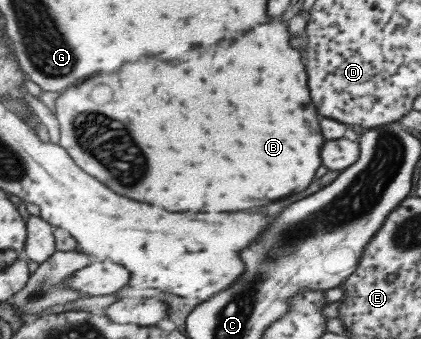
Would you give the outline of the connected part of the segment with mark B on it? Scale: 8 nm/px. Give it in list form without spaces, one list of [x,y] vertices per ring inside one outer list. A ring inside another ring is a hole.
[[[269,20],[269,23],[257,26],[253,36],[241,36],[237,44],[201,44],[201,48],[189,48],[189,52],[181,52],[181,56],[153,56],[149,52],[145,58],[125,64],[121,72],[93,74],[87,80],[83,80],[77,88],[69,88],[69,92],[59,96],[57,100],[55,112],[61,124],[59,144],[69,152],[69,156],[79,168],[100,180],[113,192],[139,200],[139,202],[163,204],[169,212],[193,212],[193,216],[199,216],[199,214],[209,214],[217,210],[223,212],[223,210],[263,208],[269,202],[275,202],[289,194],[303,192],[314,181],[315,172],[321,166],[321,148],[325,144],[325,138],[321,134],[317,110],[309,96],[307,72],[305,72],[305,66],[301,64],[302,52],[297,52],[289,46],[289,38],[288,22]],[[173,59],[176,59],[176,64],[171,64],[169,68],[169,60]]]

